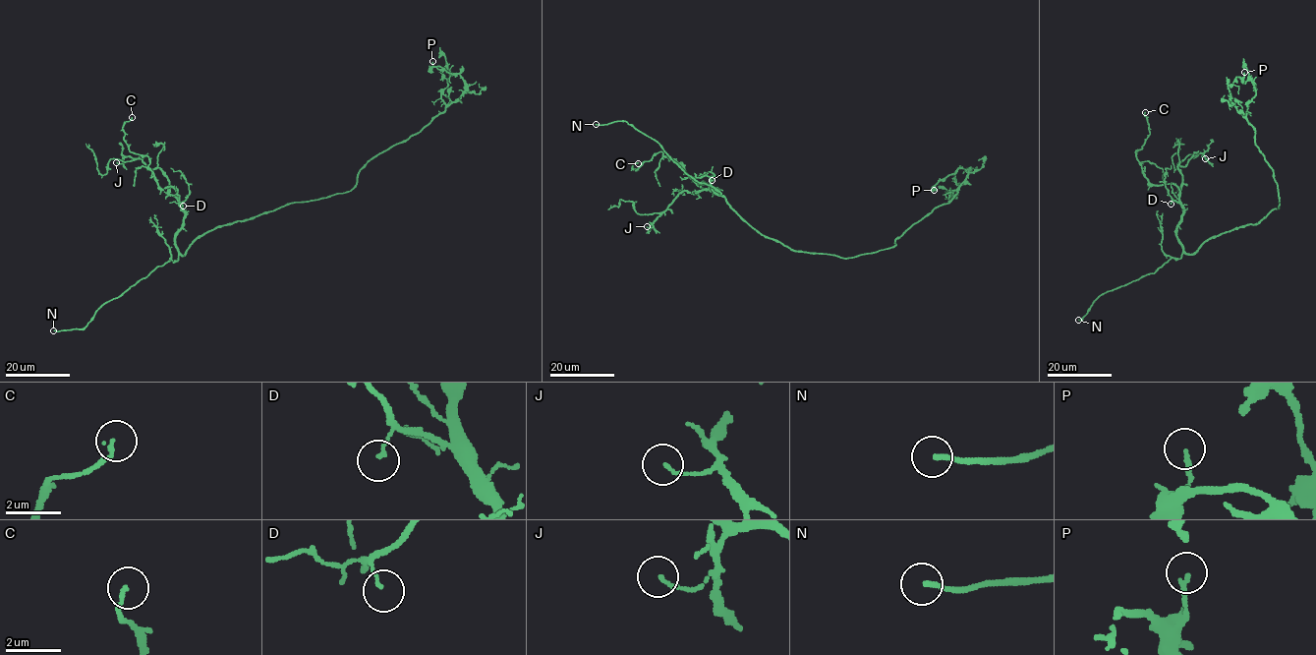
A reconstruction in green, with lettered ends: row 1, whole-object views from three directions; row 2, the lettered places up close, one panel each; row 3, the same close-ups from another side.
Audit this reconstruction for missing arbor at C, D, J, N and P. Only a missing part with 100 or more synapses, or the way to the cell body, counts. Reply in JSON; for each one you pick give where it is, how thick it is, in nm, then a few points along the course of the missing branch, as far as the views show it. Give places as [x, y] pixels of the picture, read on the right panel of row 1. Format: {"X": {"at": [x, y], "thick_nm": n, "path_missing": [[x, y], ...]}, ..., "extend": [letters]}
{"N": {"at": [1078, 320], "thick_nm": 160}, "extend": ["N"]}

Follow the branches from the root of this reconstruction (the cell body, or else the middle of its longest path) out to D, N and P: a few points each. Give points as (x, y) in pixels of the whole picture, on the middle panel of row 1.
D: (796, 251), (762, 235), (743, 220), (725, 198), (712, 189), (715, 188), (717, 193), (711, 189), (712, 180)
N: (796, 251), (757, 232), (741, 219), (718, 192), (686, 174), (658, 143), (625, 121), (596, 124)
P: (796, 251), (852, 258), (893, 247), (908, 228), (950, 202), (968, 169), (959, 168), (940, 180), (934, 190)

